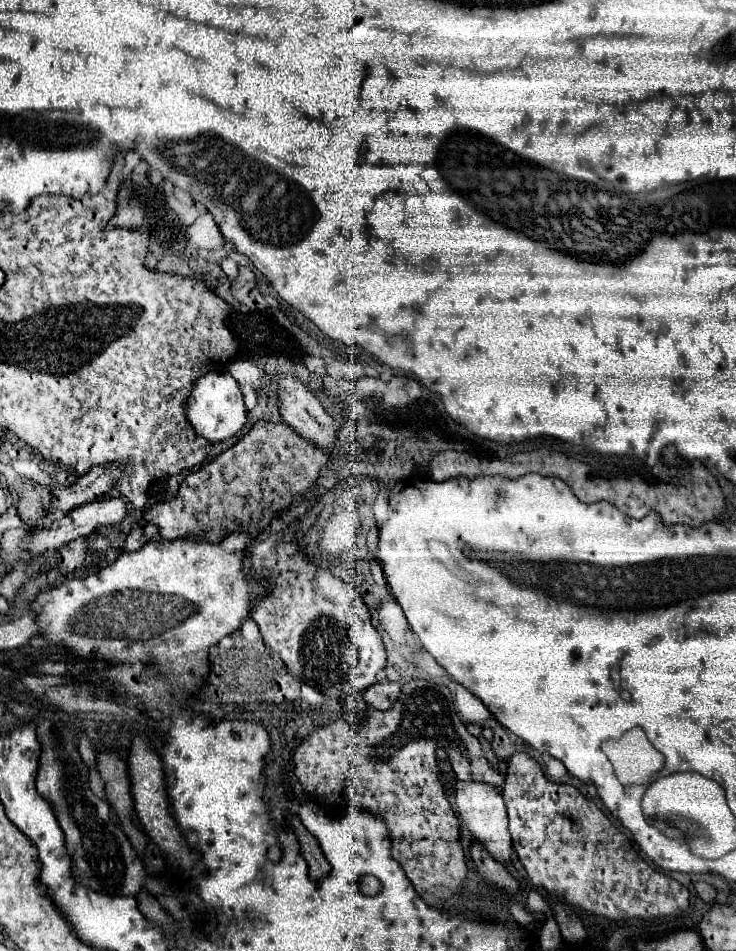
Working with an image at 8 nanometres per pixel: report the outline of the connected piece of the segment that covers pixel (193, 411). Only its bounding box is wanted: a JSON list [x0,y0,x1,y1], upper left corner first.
[186,371,246,443]

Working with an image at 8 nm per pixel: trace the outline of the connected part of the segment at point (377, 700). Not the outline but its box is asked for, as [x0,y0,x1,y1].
[364,681,402,711]

